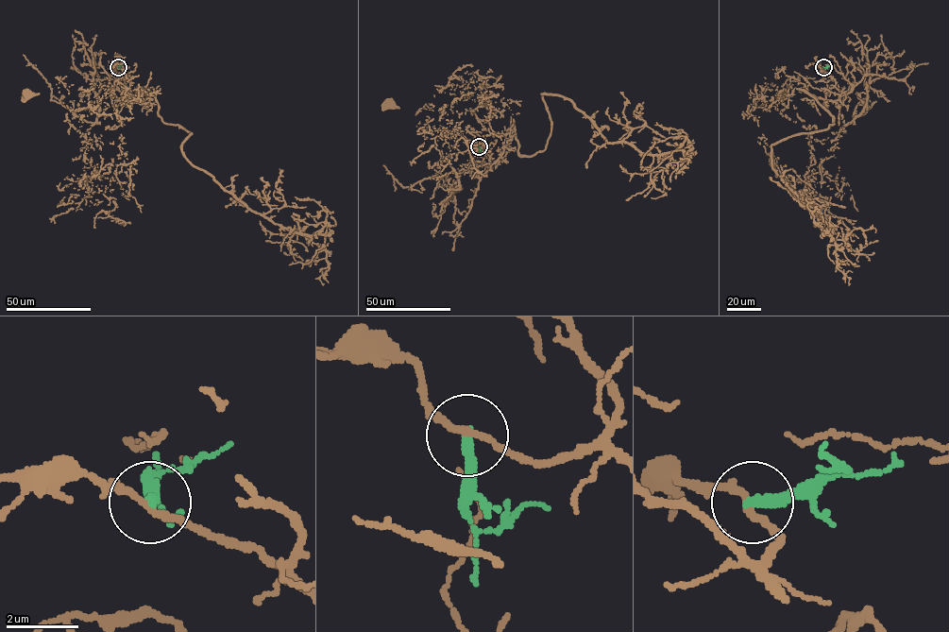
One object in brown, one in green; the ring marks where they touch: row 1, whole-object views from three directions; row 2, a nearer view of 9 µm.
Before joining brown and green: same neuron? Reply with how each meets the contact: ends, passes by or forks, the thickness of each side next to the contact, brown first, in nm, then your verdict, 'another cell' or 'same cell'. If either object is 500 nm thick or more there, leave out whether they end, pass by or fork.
brown passes by; green ends; calibres 180 and 320 nm; another cell

